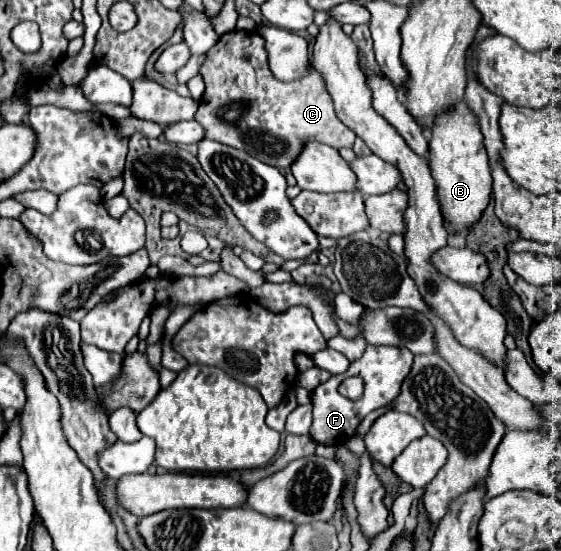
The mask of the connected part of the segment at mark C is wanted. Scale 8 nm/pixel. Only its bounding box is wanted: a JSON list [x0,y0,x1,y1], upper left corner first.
[195,30,355,168]

